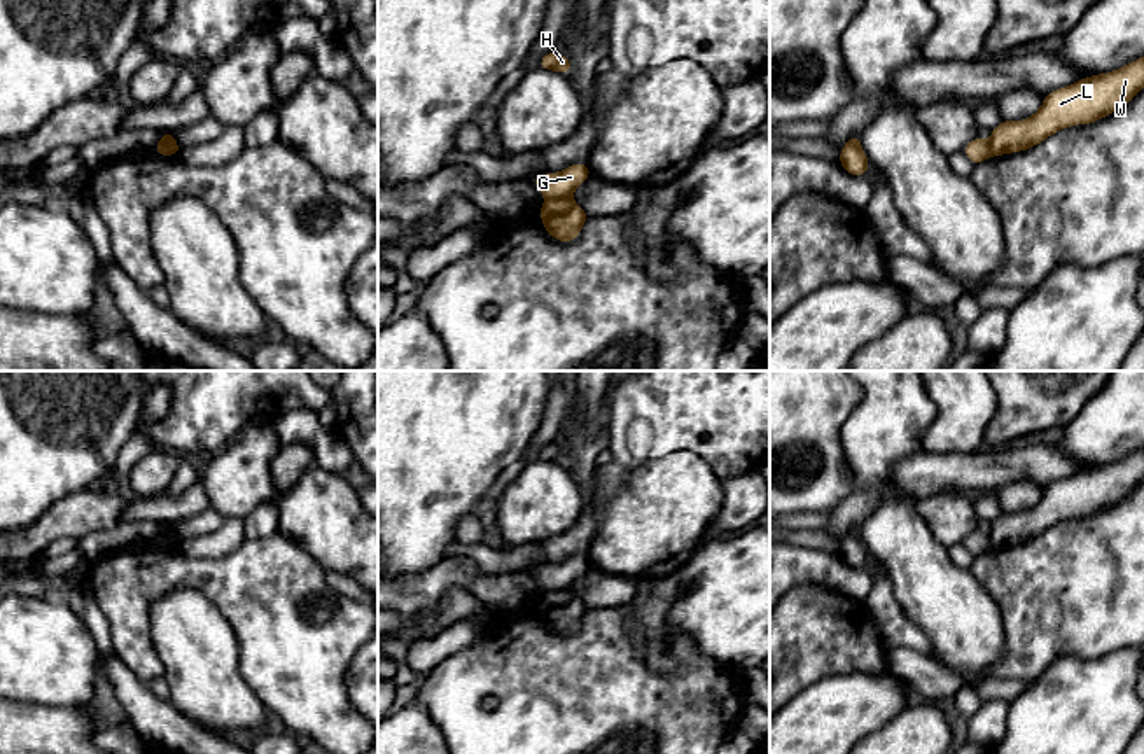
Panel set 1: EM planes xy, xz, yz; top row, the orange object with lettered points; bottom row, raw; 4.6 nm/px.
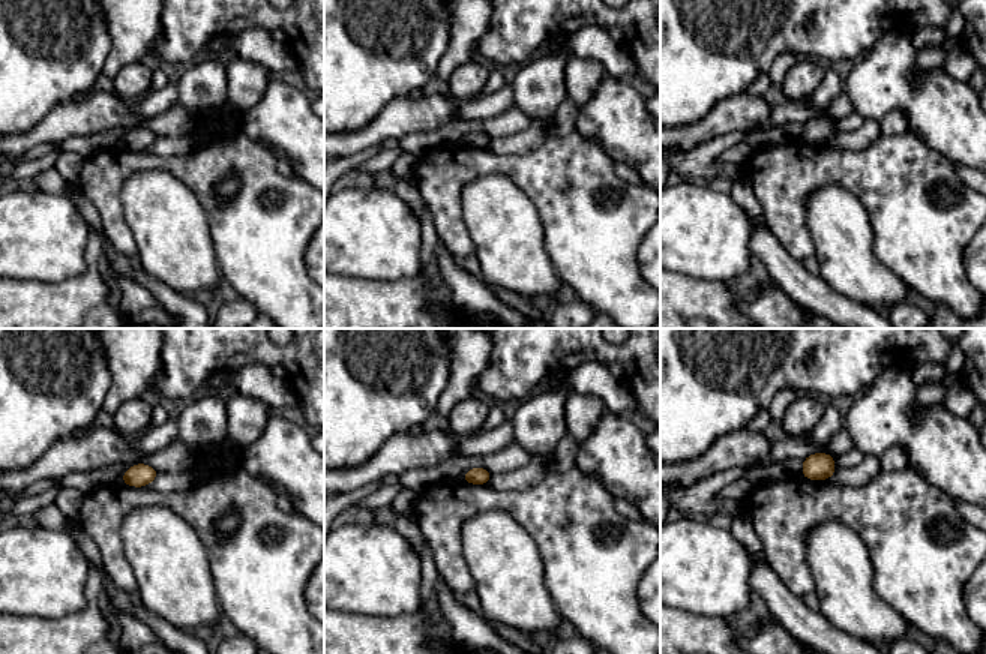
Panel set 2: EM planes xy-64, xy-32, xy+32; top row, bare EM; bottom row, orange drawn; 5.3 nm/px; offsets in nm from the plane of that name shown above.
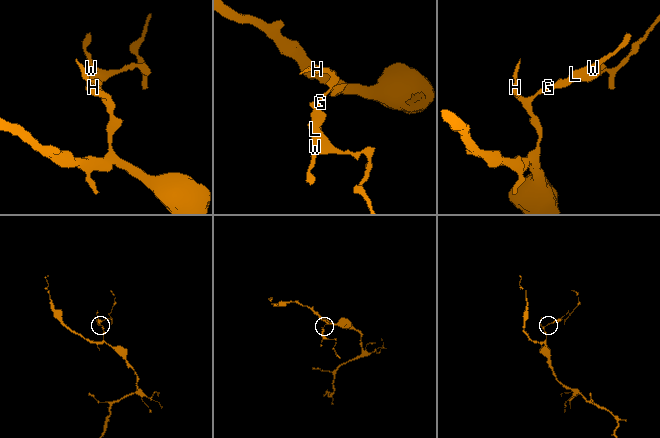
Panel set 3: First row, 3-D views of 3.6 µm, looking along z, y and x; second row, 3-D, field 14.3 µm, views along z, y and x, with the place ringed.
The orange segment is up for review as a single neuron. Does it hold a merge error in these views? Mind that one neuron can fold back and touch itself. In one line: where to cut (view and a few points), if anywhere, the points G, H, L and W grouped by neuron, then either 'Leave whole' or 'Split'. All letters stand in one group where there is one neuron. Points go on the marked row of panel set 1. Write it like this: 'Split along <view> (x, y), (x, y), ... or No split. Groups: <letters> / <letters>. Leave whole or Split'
Split along xz (569, 196), (546, 200). Groups: G H / L W. Split

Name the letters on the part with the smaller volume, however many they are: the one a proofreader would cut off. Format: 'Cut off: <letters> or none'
Cut off: L, W

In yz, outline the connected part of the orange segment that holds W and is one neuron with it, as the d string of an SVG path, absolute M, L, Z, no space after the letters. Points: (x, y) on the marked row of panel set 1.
M1144 58L1120 70L1085 77L1051 91L1041 108L1025 121L1001 121L992 129L990 152L1004 156L1027 150L1053 133L1076 124L1092 124L1123 108L1144 87Z

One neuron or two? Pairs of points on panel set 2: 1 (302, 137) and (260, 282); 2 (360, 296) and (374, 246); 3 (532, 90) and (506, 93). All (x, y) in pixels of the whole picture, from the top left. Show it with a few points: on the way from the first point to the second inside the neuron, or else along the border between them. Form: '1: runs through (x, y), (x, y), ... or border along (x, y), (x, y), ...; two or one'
1: border along (294, 176), (308, 183); two
2: border along (339, 275), (363, 279), (401, 279); two
3: border along (508, 83), (515, 105); two

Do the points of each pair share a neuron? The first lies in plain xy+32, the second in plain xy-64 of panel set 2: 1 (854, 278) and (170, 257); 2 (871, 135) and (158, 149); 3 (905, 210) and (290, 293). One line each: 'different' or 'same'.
1: same
2: same
3: same

